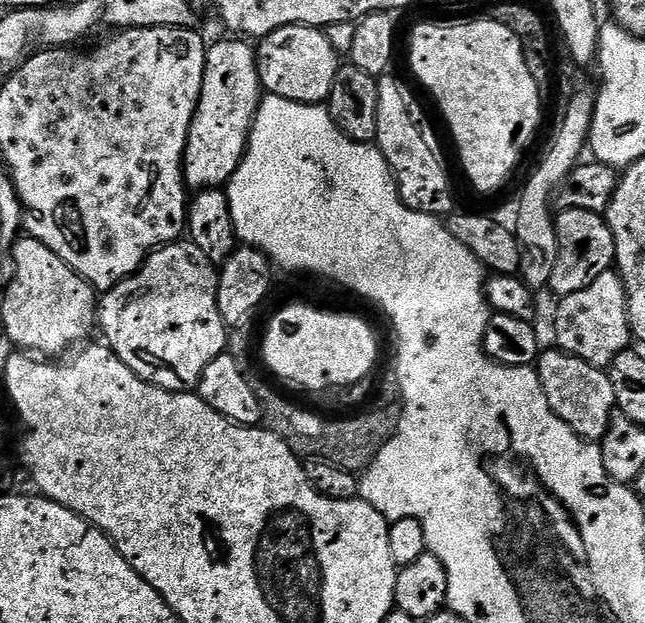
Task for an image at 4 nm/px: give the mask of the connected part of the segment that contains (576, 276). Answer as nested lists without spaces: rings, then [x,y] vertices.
[[[563,209],[555,217],[558,234],[558,262],[550,274],[553,297],[569,296],[574,290],[586,290],[600,274],[606,274],[616,263],[614,234],[607,219],[599,212]]]

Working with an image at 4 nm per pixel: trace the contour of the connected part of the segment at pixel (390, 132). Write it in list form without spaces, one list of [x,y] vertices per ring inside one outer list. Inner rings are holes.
[[[385,74],[378,80],[378,130],[374,143],[396,176],[396,184],[400,188],[400,197],[404,205],[427,216],[447,217],[453,211],[452,184],[448,181],[448,168],[444,165],[444,152],[440,149],[440,140],[436,137],[419,98],[412,93],[413,85],[408,85],[406,81],[392,75]]]

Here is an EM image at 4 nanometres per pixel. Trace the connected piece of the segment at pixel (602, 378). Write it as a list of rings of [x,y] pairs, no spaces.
[[[555,346],[549,348],[549,352],[548,349],[541,351],[534,367],[542,382],[546,402],[550,402],[550,410],[586,442],[603,440],[610,418],[617,411],[614,386],[607,371],[590,366],[590,362],[582,362],[582,358],[574,358]]]

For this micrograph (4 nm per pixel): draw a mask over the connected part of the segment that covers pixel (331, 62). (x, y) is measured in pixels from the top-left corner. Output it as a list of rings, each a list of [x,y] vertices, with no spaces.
[[[295,24],[282,26],[259,41],[256,65],[261,89],[267,95],[290,98],[290,102],[324,104],[330,90],[334,90],[334,78],[342,66],[342,60],[336,55],[334,46],[330,46],[327,31],[308,24]]]

